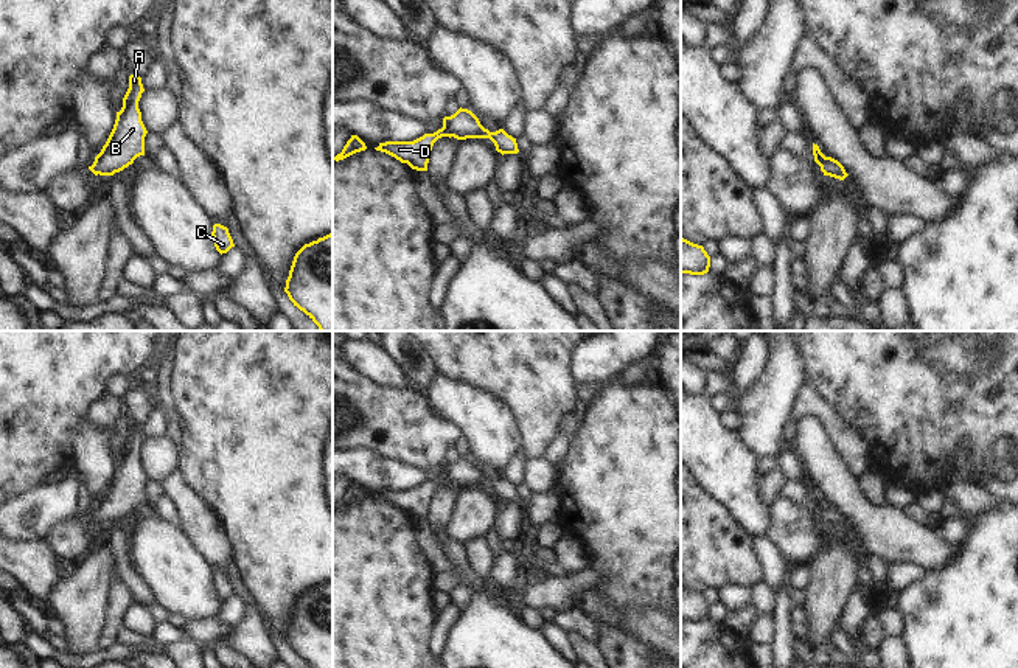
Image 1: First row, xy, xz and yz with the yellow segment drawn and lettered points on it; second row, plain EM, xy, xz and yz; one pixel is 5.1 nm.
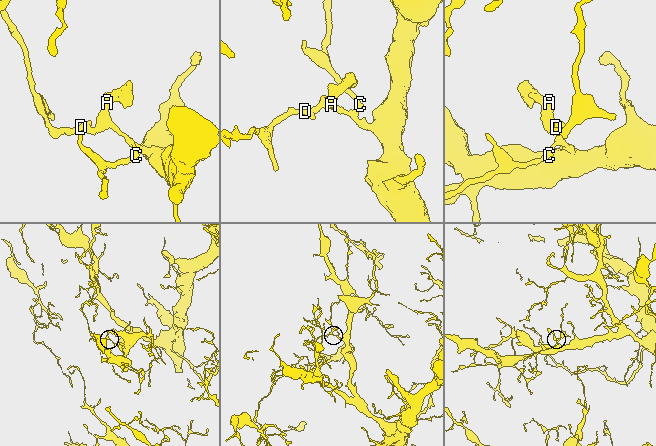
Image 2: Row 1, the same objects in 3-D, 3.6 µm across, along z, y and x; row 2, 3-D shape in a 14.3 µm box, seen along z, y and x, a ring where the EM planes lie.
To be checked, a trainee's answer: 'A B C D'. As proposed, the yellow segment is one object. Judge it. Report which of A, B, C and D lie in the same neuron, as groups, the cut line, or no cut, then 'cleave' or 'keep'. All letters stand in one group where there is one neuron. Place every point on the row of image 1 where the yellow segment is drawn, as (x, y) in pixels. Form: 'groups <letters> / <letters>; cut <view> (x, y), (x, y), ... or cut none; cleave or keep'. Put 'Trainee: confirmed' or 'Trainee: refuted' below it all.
groups A B C D; cut none; keep
Trainee: confirmed

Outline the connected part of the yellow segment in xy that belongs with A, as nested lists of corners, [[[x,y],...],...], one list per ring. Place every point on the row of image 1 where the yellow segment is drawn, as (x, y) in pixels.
[[[131,75],[129,89],[123,98],[123,107],[117,112],[113,129],[101,152],[89,169],[95,176],[113,176],[123,171],[140,155],[145,155],[145,137],[148,134],[138,101],[145,92],[141,78]]]

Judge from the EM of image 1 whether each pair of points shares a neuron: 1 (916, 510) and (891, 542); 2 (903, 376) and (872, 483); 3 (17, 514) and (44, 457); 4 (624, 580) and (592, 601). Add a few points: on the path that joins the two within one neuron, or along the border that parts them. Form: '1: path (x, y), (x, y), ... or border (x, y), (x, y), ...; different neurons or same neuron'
1: border (903, 511), (920, 525); different neurons
2: border (875, 469), (885, 480); different neurons
3: border (34, 487), (16, 496); different neurons
4: border (592, 586), (614, 609), (614, 622); different neurons

